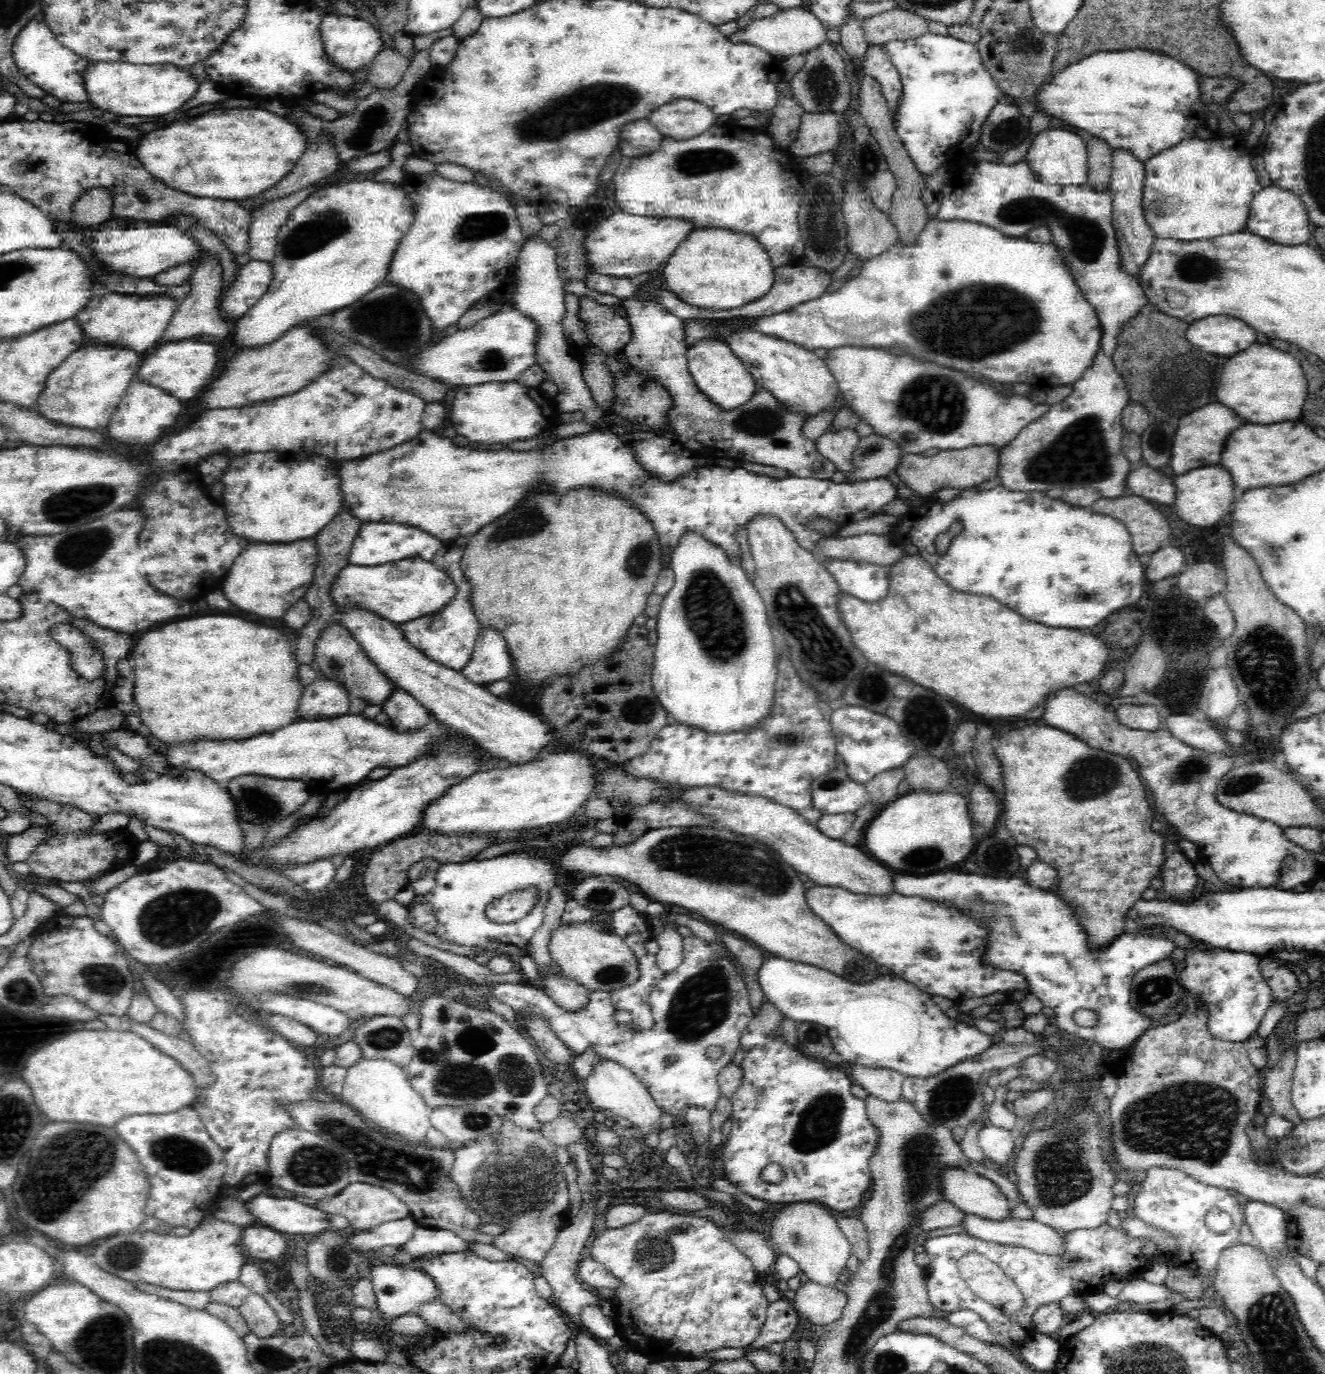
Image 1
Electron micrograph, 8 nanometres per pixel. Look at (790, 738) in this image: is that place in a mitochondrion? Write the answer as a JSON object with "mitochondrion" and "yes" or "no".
{"mitochondrion":"yes"}

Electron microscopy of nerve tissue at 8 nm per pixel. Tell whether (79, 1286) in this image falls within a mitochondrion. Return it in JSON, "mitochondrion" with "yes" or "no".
{"mitochondrion":"no"}

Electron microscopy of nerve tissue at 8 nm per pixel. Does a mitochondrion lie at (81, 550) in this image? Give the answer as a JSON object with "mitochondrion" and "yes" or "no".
{"mitochondrion":"yes"}

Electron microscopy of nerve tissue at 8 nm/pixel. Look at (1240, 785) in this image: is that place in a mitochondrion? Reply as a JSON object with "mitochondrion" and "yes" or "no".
{"mitochondrion":"yes"}

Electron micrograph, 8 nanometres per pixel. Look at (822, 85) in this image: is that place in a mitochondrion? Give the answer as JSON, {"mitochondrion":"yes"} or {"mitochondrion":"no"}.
{"mitochondrion":"yes"}

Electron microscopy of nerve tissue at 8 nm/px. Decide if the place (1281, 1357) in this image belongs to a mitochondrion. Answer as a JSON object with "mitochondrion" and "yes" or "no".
{"mitochondrion":"yes"}

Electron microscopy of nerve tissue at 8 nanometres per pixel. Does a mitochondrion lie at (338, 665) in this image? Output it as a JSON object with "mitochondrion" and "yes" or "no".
{"mitochondrion":"yes"}

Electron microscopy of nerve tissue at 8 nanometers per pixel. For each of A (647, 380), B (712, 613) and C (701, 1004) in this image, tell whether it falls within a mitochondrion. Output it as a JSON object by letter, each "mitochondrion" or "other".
{"A":"other","B":"mitochondrion","C":"mitochondrion"}

